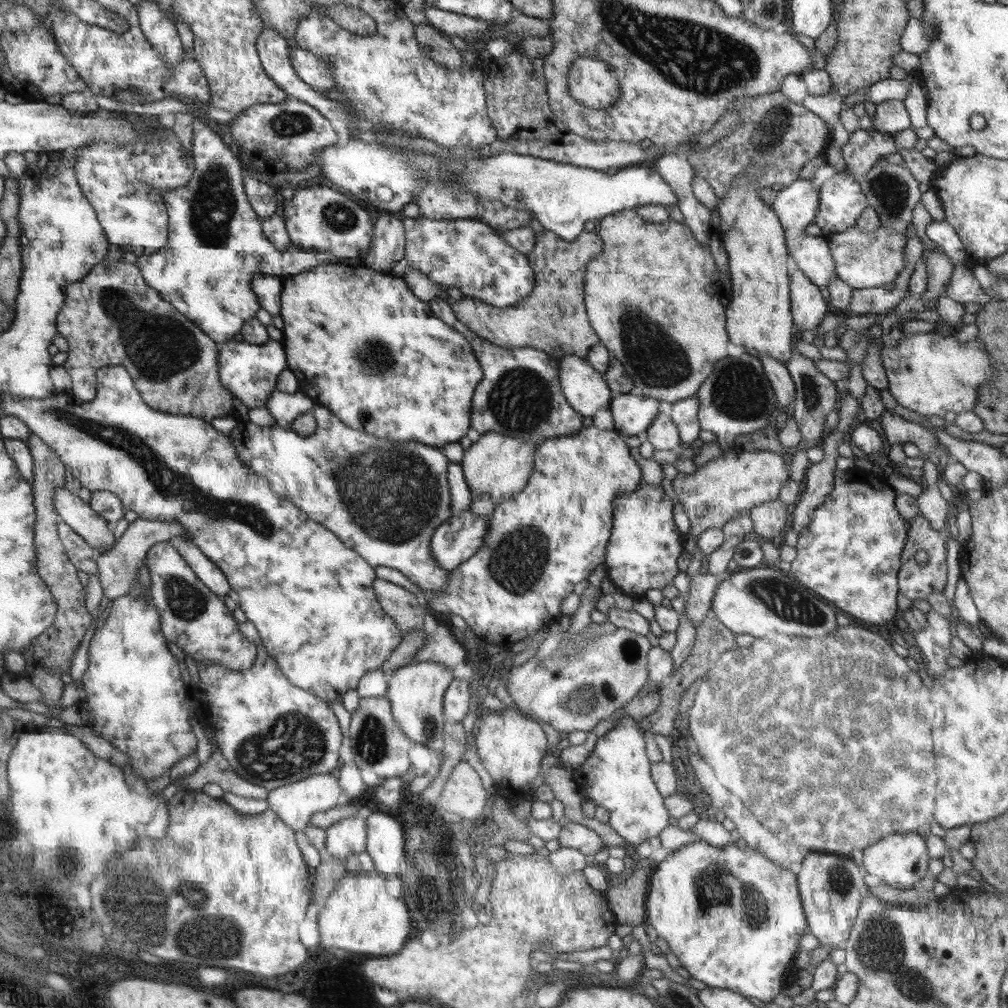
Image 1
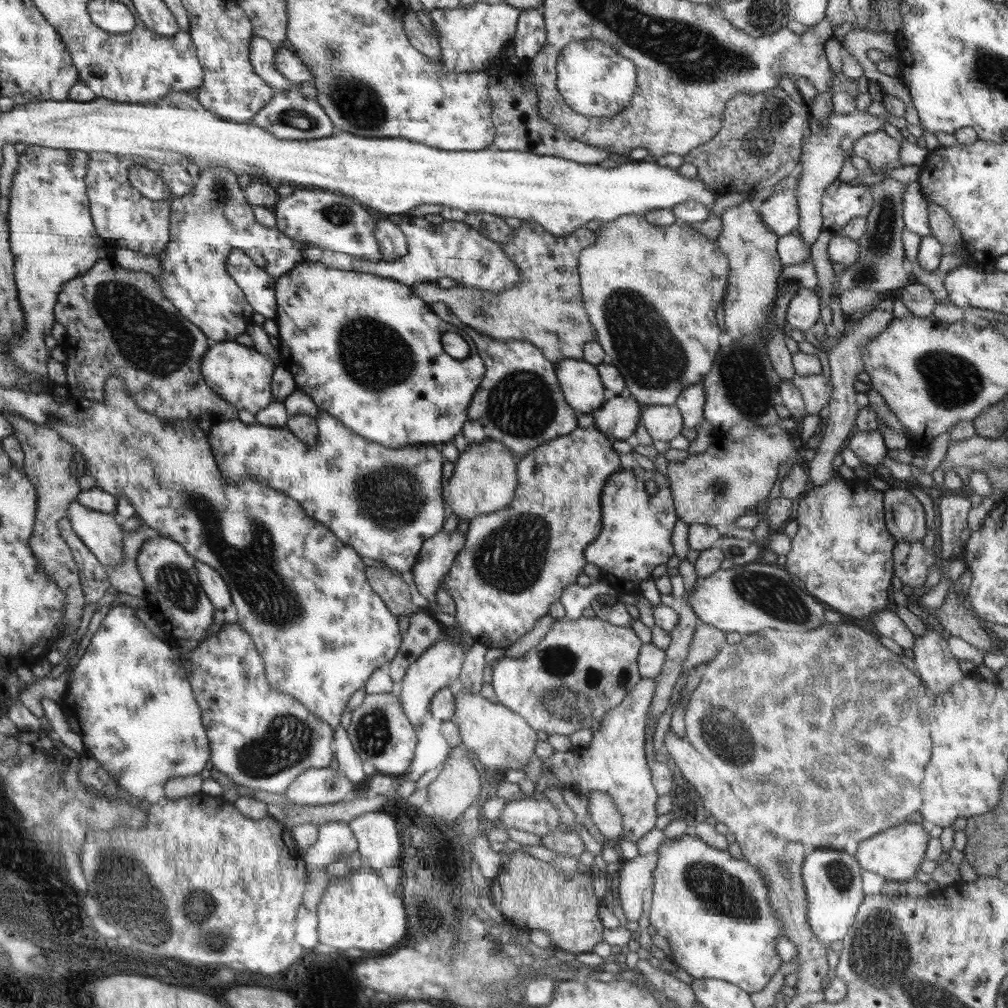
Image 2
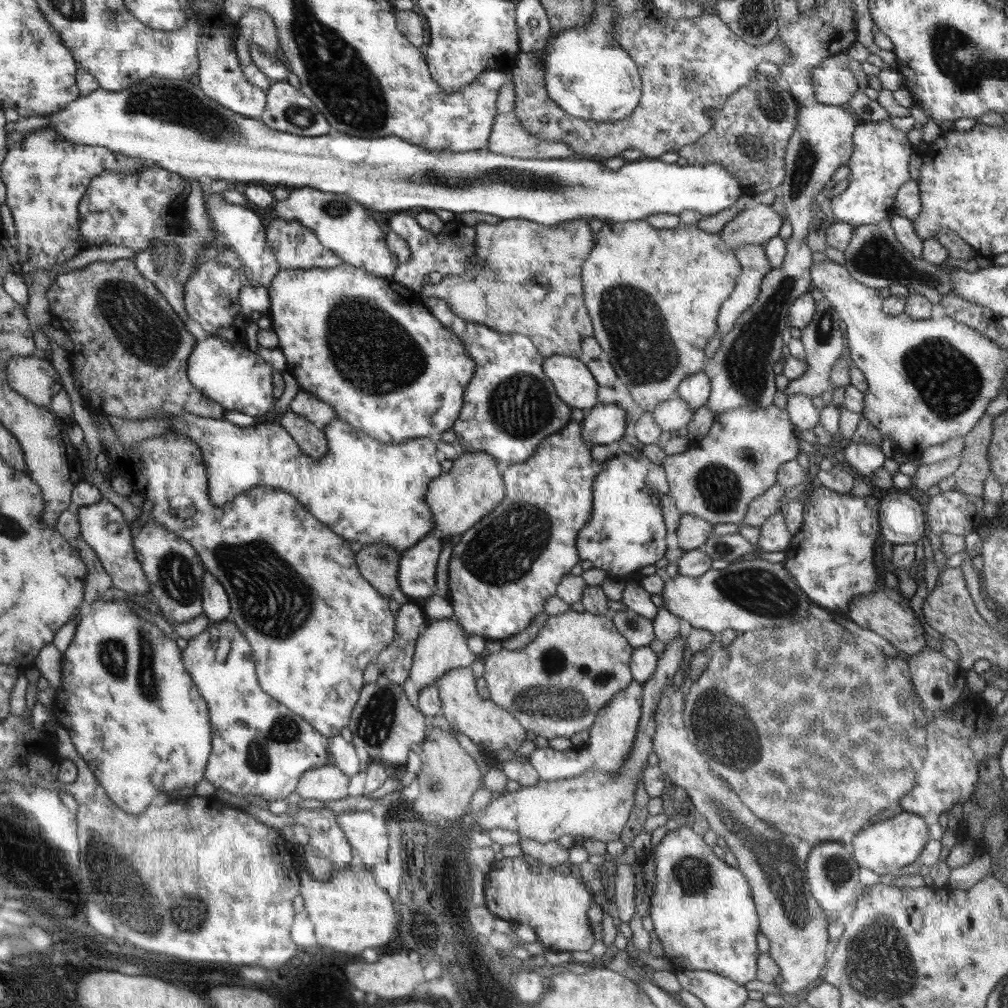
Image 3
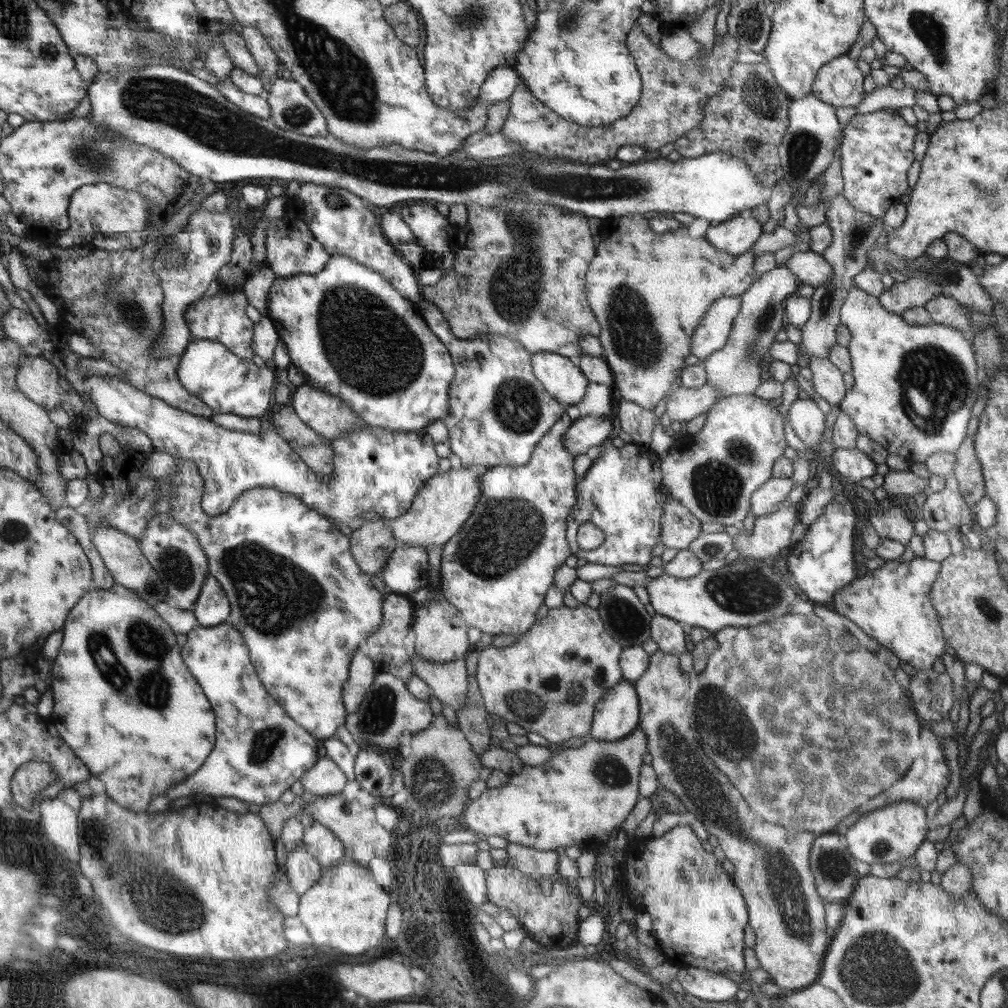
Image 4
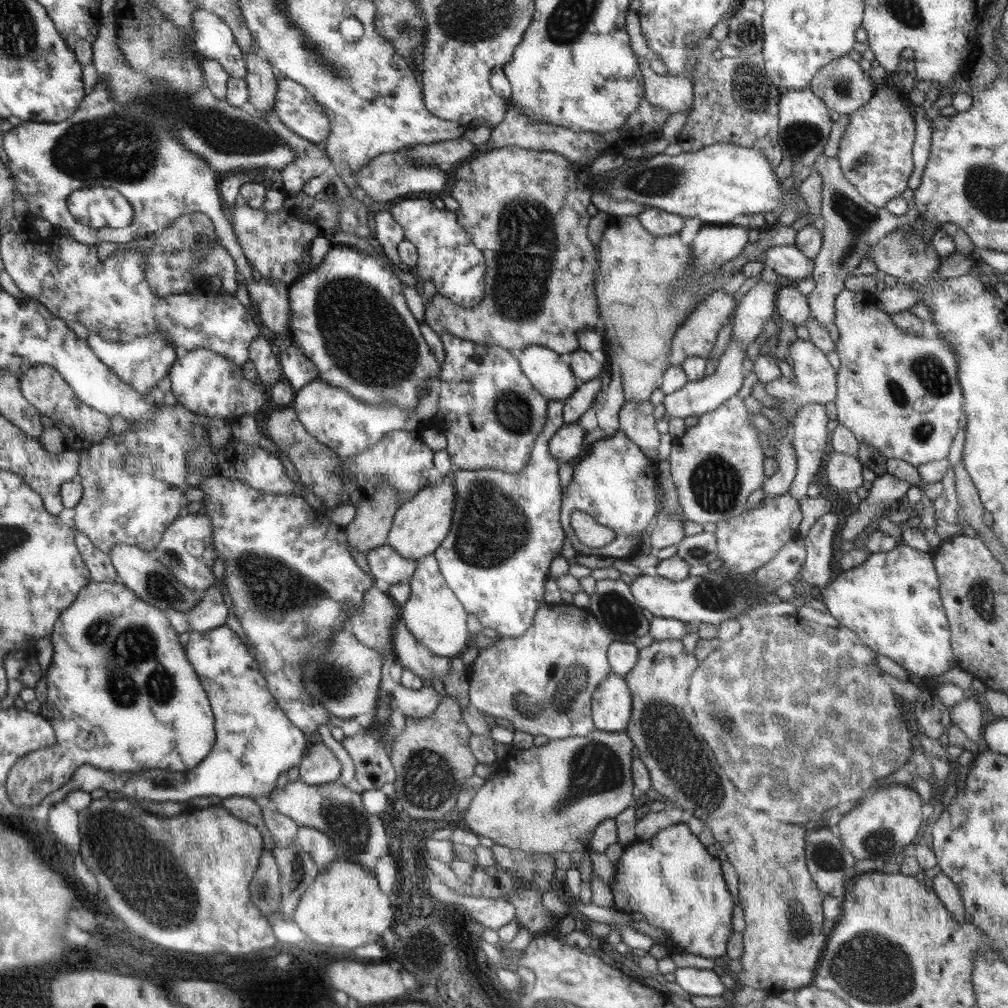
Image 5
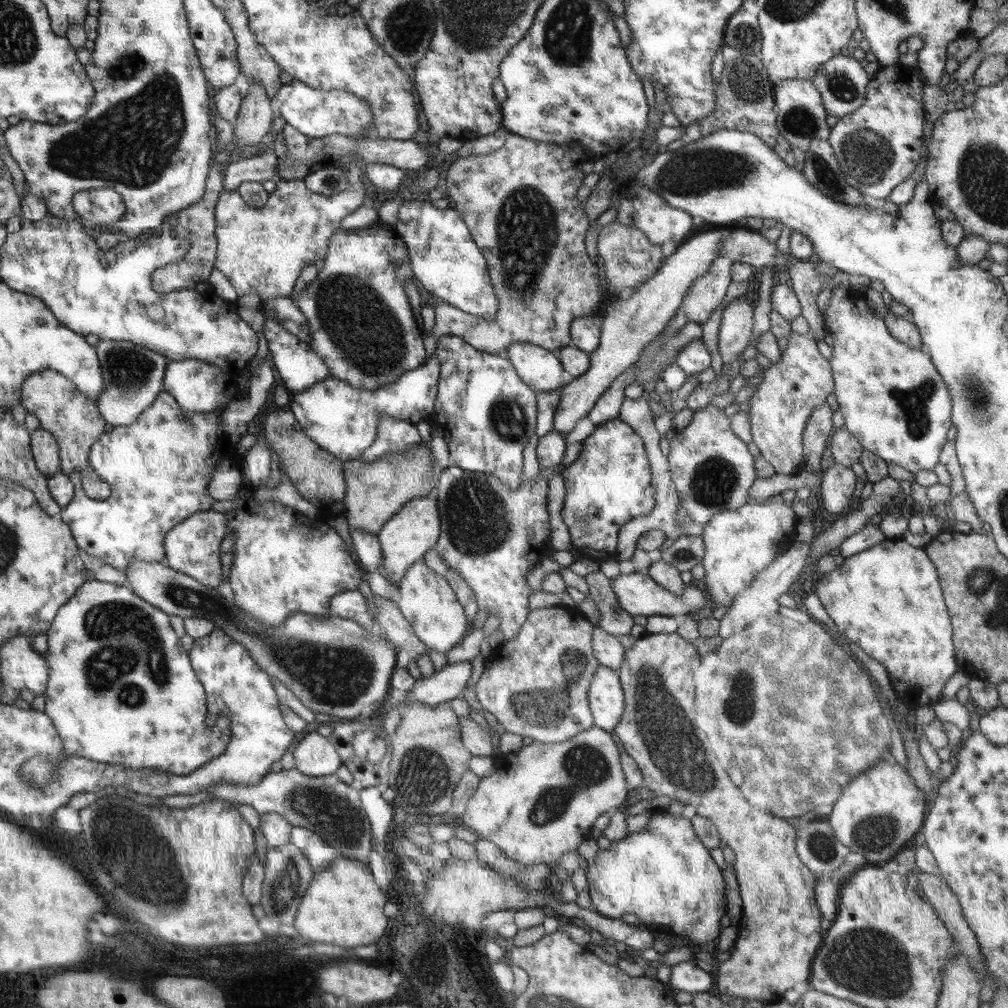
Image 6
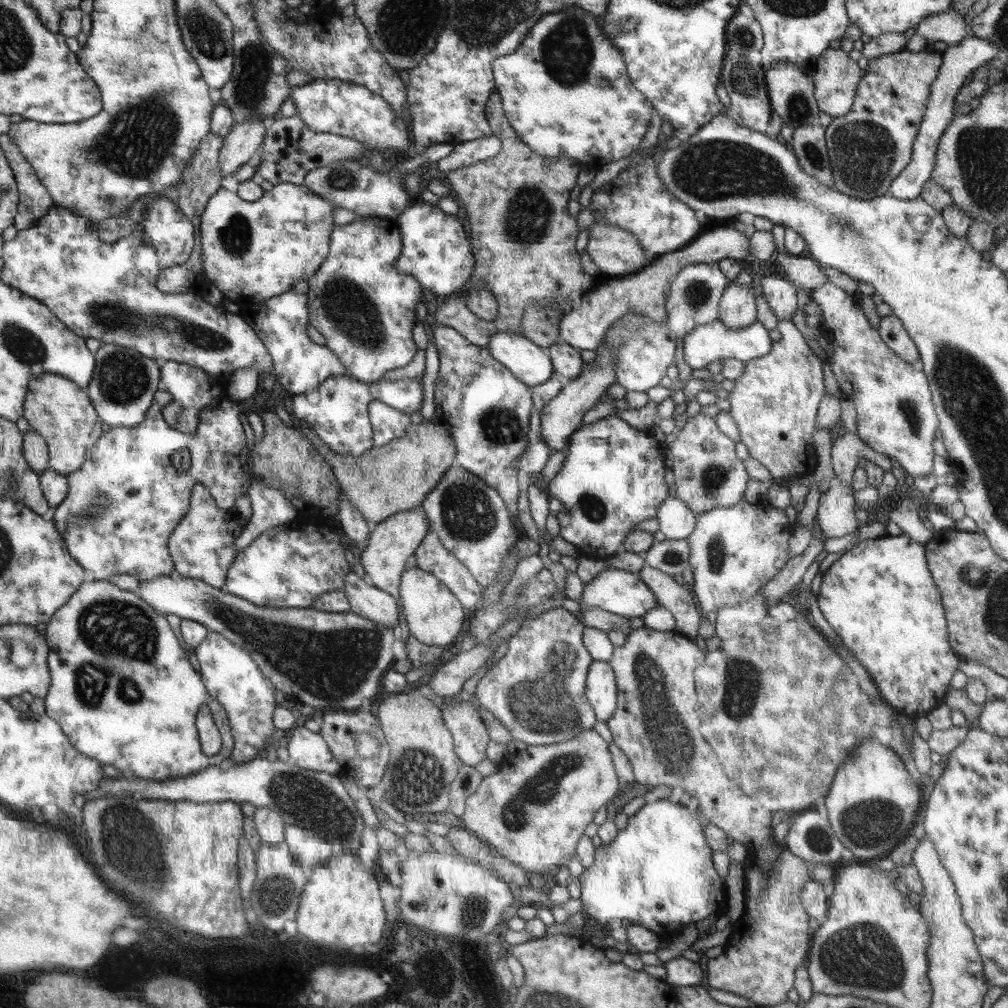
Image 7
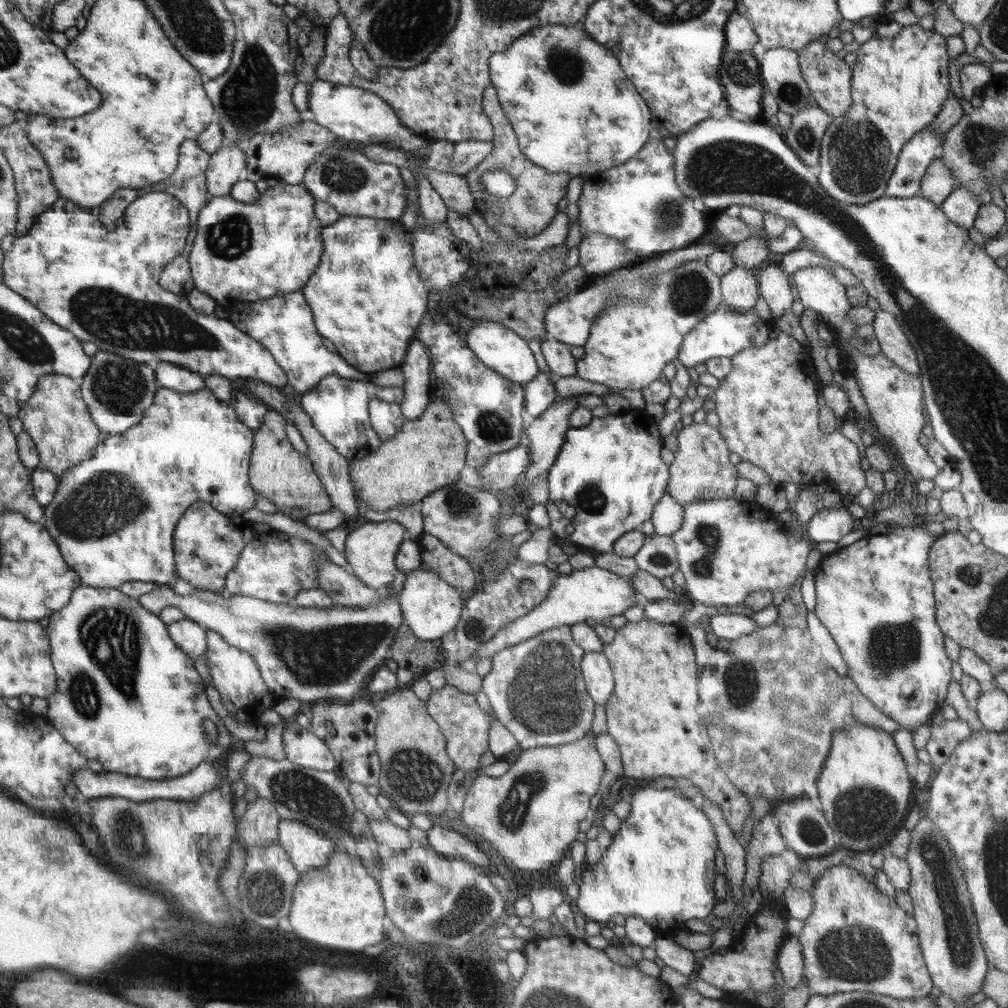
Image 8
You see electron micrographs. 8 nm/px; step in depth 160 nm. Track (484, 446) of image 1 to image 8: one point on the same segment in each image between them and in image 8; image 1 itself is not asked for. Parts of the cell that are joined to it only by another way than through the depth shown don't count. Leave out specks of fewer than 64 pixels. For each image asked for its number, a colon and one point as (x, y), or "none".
2: (485, 476)
3: (459, 498)
4: (443, 506)
5: (421, 524)
6: (411, 532)
7: (392, 544)
8: (371, 549)

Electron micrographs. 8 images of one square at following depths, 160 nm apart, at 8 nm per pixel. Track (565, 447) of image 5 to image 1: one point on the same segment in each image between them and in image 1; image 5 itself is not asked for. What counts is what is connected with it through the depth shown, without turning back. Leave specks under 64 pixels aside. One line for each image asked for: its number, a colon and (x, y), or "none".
1: (632, 414)
2: (618, 418)
3: (605, 423)
4: (586, 432)

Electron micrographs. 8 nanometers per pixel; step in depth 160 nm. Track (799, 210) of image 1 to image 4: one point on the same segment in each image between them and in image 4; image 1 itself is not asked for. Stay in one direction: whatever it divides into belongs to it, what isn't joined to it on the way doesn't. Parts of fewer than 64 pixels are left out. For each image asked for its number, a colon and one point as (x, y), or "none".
2: (779, 212)
3: (757, 226)
4: (736, 236)

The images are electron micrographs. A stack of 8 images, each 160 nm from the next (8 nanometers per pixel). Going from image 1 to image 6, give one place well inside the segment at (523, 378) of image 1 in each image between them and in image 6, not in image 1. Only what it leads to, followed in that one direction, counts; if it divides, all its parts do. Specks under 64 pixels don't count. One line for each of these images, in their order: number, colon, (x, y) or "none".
2: (520, 403)
3: (511, 406)
4: (500, 411)
5: (490, 413)
6: (486, 413)

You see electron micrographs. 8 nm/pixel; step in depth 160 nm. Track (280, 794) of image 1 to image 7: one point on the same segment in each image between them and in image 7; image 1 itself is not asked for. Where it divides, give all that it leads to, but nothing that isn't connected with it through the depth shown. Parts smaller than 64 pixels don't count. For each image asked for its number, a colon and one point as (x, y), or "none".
2: (321, 786)
3: (327, 782)
4: (325, 778)
5: (320, 766)
6: (315, 755)
7: (307, 749)

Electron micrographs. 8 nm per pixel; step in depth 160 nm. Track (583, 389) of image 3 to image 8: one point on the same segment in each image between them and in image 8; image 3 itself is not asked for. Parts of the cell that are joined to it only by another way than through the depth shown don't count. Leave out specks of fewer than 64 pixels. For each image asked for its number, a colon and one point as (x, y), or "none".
4: (564, 380)
5: (553, 378)
6: (539, 368)
7: (530, 363)
8: (498, 347)

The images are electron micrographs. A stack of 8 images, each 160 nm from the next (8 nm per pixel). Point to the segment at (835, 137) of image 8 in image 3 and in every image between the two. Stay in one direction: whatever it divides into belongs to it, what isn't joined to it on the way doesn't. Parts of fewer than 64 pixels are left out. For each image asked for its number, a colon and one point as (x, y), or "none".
3: (879, 166)
4: (877, 149)
5: (875, 153)
6: (877, 147)
7: (870, 146)

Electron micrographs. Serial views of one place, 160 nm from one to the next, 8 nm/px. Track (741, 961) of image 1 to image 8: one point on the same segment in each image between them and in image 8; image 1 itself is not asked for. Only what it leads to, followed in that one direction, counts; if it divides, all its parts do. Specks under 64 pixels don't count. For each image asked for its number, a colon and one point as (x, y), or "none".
2: (714, 910)
3: (702, 910)
4: (699, 914)
5: (672, 879)
6: (664, 874)
7: (658, 872)
8: (659, 866)

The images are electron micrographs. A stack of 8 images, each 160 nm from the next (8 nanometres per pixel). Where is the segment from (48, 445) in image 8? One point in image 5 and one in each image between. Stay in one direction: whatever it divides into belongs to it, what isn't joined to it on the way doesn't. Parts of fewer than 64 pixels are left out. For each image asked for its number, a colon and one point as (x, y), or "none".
5: (43, 386)
6: (75, 420)
7: (59, 410)

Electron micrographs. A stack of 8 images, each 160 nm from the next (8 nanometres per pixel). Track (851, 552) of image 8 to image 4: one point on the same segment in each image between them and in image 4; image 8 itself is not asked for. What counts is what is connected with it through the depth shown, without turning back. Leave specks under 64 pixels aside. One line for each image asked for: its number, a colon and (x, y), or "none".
4: (892, 604)
5: (891, 601)
6: (887, 599)
7: (880, 598)

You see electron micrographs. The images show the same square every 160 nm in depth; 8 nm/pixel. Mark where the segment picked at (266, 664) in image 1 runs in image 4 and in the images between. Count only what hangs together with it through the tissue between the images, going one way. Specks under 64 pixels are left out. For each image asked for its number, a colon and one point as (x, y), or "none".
2: (260, 738)
3: (259, 748)
4: (260, 751)

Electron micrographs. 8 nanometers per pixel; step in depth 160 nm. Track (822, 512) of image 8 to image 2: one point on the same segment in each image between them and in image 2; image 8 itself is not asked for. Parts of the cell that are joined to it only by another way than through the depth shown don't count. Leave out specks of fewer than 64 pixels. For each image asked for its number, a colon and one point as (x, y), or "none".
2: (870, 448)
3: (863, 459)
4: (851, 463)
5: (843, 472)
6: (837, 485)
7: (835, 515)

